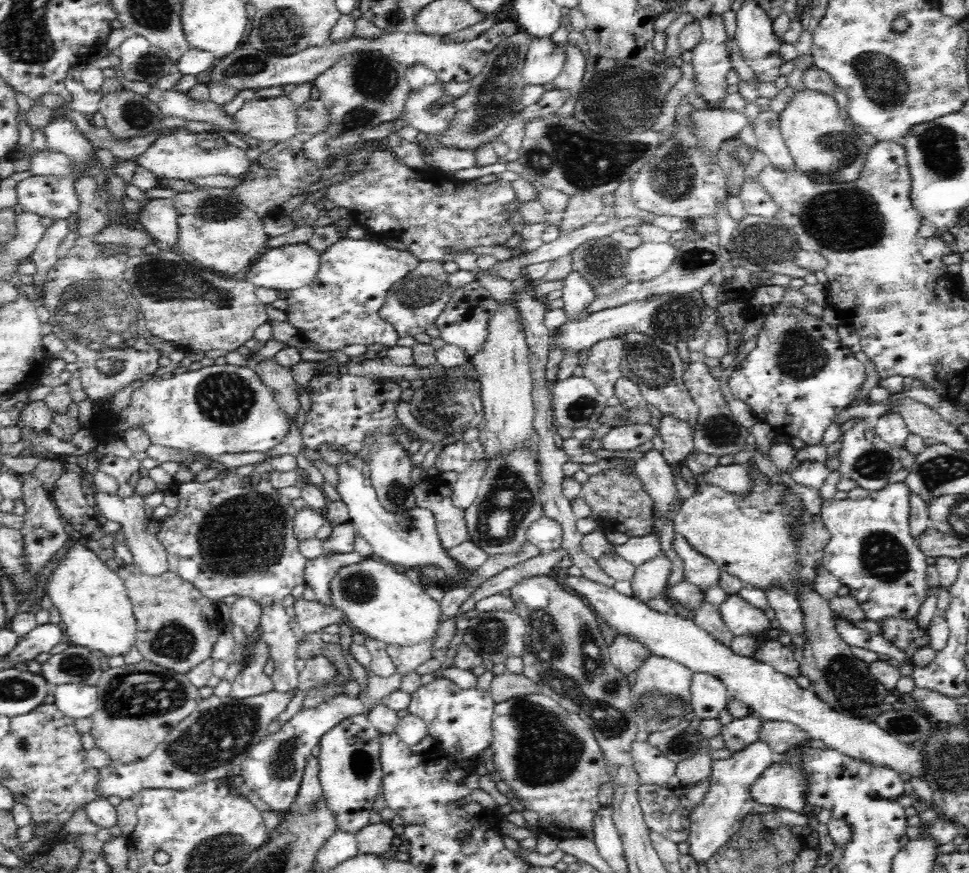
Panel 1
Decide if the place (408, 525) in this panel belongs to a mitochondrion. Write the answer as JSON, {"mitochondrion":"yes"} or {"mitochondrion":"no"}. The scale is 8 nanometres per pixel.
{"mitochondrion":"yes"}

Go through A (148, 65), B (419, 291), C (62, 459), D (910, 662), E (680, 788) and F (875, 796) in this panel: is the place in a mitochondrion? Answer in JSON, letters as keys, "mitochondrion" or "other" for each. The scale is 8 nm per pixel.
{"A":"mitochondrion","B":"mitochondrion","C":"other","D":"other","E":"other","F":"other"}

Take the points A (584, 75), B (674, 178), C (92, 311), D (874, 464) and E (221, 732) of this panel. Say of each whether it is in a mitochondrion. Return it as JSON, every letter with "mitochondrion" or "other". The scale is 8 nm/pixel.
{"A":"other","B":"mitochondrion","C":"mitochondrion","D":"mitochondrion","E":"mitochondrion"}

